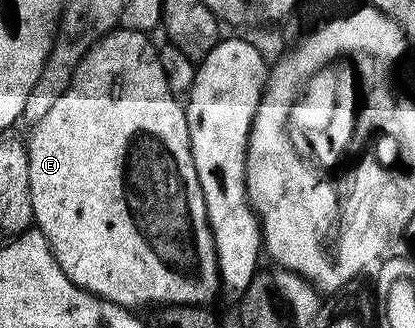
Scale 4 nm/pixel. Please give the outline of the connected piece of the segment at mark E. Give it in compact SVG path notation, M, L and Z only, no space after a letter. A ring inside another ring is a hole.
M115 27L98 38L80 59L67 89L60 95L44 117L29 126L30 137L25 138L28 155L28 183L34 212L33 224L44 235L56 263L82 289L95 293L105 301L123 305L131 311L138 311L141 305L163 307L165 305L209 306L210 300L220 293L218 276L218 256L214 251L214 237L210 234L210 220L206 218L204 191L196 175L192 159L190 132L186 122L183 102L174 95L168 85L168 78L161 66L159 46L150 42L151 38L135 29Z

